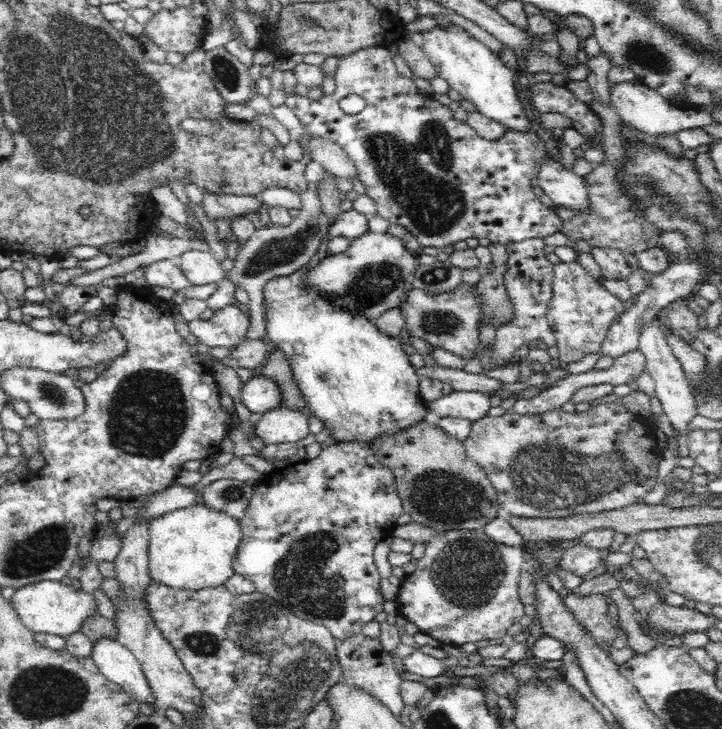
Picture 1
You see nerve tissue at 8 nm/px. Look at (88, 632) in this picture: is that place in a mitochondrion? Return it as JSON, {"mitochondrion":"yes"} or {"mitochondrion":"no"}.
{"mitochondrion":"no"}

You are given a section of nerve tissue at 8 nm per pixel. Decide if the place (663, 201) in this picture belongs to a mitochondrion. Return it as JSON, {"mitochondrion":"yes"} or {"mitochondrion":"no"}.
{"mitochondrion":"yes"}

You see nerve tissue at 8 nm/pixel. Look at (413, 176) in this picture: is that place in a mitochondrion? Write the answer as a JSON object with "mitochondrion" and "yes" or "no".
{"mitochondrion":"yes"}

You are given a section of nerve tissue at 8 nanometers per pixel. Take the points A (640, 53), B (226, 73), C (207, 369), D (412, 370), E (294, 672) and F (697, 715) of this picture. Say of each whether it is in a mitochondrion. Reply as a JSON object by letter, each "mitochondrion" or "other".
{"A":"mitochondrion","B":"mitochondrion","C":"other","D":"other","E":"mitochondrion","F":"mitochondrion"}

